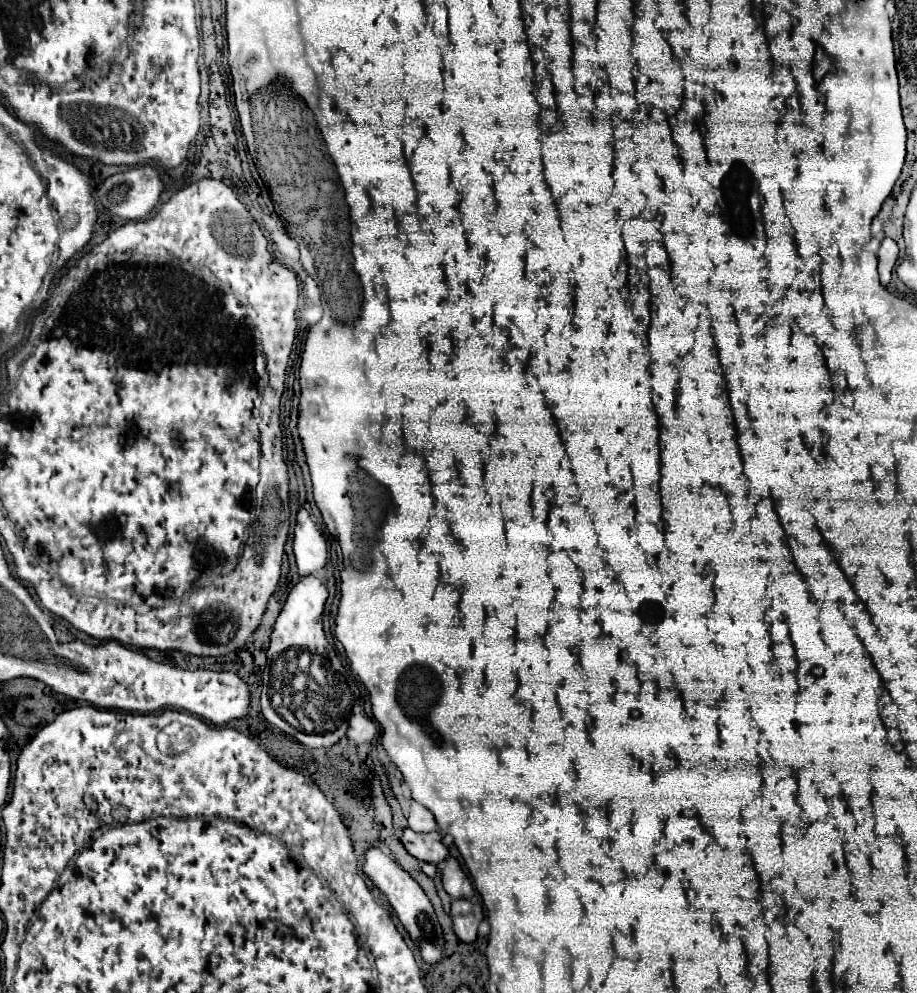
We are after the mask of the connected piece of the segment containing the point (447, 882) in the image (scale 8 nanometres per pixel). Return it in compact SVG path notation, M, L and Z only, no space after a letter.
M451 856L447 858L447 866L443 870L443 886L451 898L471 898L475 894L475 888L463 872L461 864L457 862L457 858Z

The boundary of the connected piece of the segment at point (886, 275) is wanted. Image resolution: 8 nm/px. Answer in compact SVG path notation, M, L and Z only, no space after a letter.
M885 238L881 242L877 258L879 258L879 276L881 276L883 286L887 286L891 280L891 272L893 272L893 266L897 262L897 252L899 252L899 248L891 238Z

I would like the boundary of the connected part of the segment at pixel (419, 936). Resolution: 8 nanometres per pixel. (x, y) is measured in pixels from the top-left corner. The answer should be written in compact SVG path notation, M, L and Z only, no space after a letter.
M379 848L367 850L363 868L365 868L365 874L373 880L373 884L377 888L381 888L381 892L389 898L389 902L391 902L395 914L399 916L403 928L407 930L407 934L413 940L413 944L419 948L419 954L421 954L423 962L439 964L445 958L443 930L441 930L441 924L439 924L439 920L435 916L435 910L433 910L429 898L421 890L421 886L403 868L399 868L391 858L387 858Z

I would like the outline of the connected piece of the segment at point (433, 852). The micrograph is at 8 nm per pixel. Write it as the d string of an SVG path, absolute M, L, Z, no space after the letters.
M411 828L403 830L401 842L405 844L407 852L413 854L417 860L439 864L447 858L449 848L443 844L441 832L429 832L429 834L417 834Z

